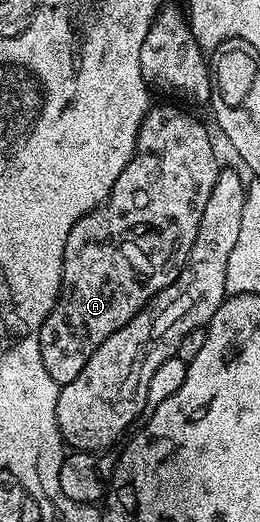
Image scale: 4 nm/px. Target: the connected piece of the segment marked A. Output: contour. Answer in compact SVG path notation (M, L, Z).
M154 104L141 120L137 149L127 167L123 167L119 179L115 179L109 198L80 217L65 240L61 294L39 335L43 367L47 367L47 375L51 375L59 386L71 383L107 338L115 335L119 327L126 325L155 294L162 293L181 274L195 243L195 231L199 231L199 219L203 219L203 207L207 207L207 199L211 199L211 187L215 187L219 172L217 153L199 118L184 113L189 111L176 104L165 104L169 105Z

